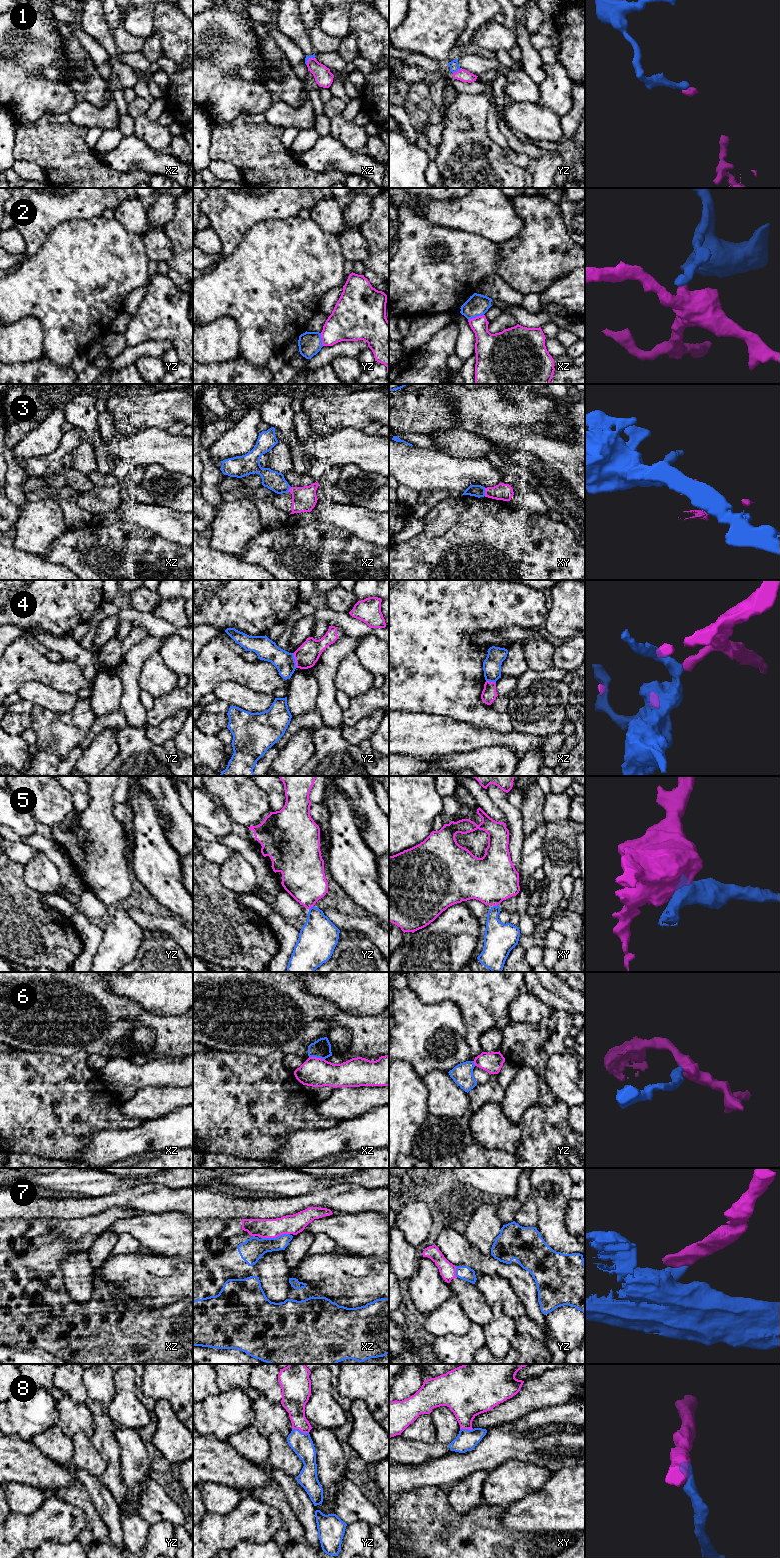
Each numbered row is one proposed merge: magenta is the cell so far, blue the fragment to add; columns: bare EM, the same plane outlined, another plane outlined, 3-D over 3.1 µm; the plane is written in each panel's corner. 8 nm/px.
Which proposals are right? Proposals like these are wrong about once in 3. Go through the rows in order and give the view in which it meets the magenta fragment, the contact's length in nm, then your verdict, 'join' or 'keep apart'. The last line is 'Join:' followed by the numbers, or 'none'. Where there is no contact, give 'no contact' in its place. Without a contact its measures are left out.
1: yz | 80 nm | keep apart
2: xz | 140 nm | keep apart
3: xy | 60 nm | keep apart
4: yz | 130 nm | keep apart
5: yz | 50 nm | keep apart
6: xz | 130 nm | keep apart
7: xz | 220 nm | join
8: yz | 140 nm | join
Join: 7, 8

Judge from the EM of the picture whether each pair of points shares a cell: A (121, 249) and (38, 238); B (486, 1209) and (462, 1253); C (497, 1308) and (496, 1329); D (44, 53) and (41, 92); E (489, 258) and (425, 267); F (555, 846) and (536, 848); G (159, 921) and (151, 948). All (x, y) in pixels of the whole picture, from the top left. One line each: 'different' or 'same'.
A: different
B: different
C: same
D: same
E: same
F: different
G: different

